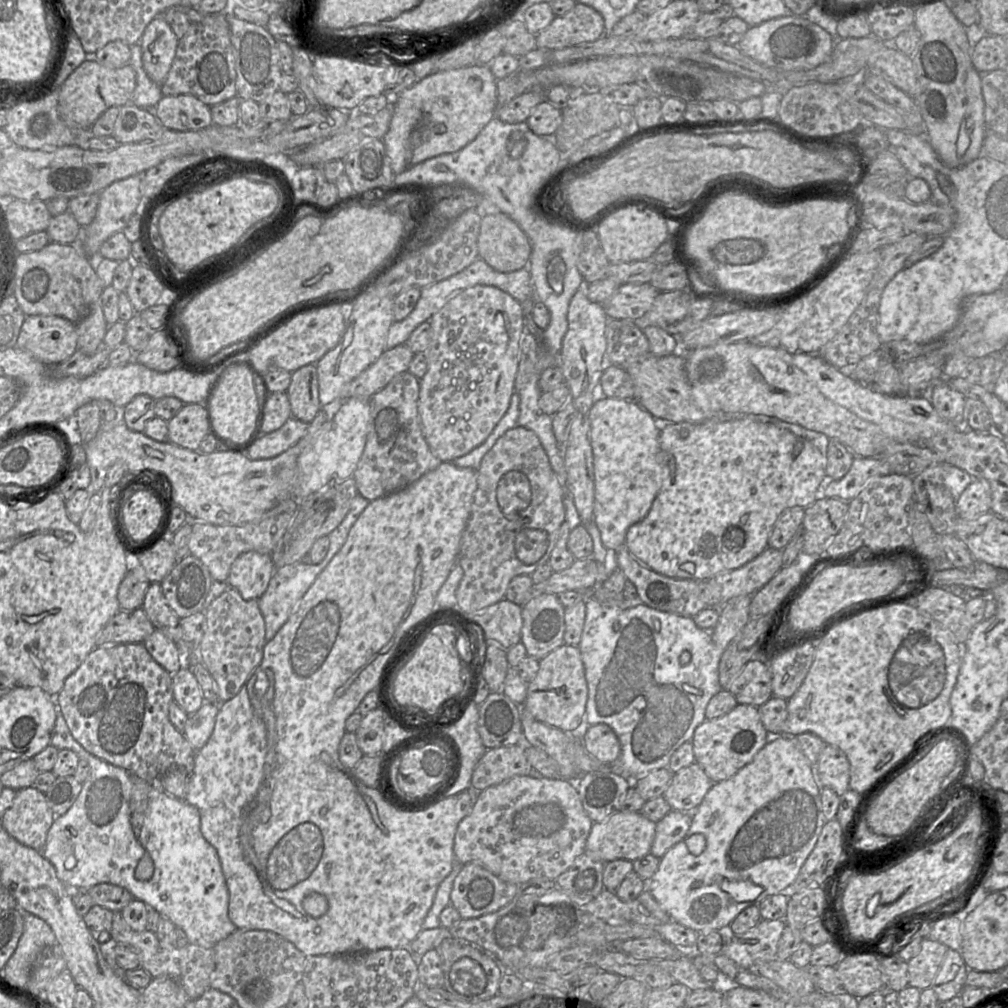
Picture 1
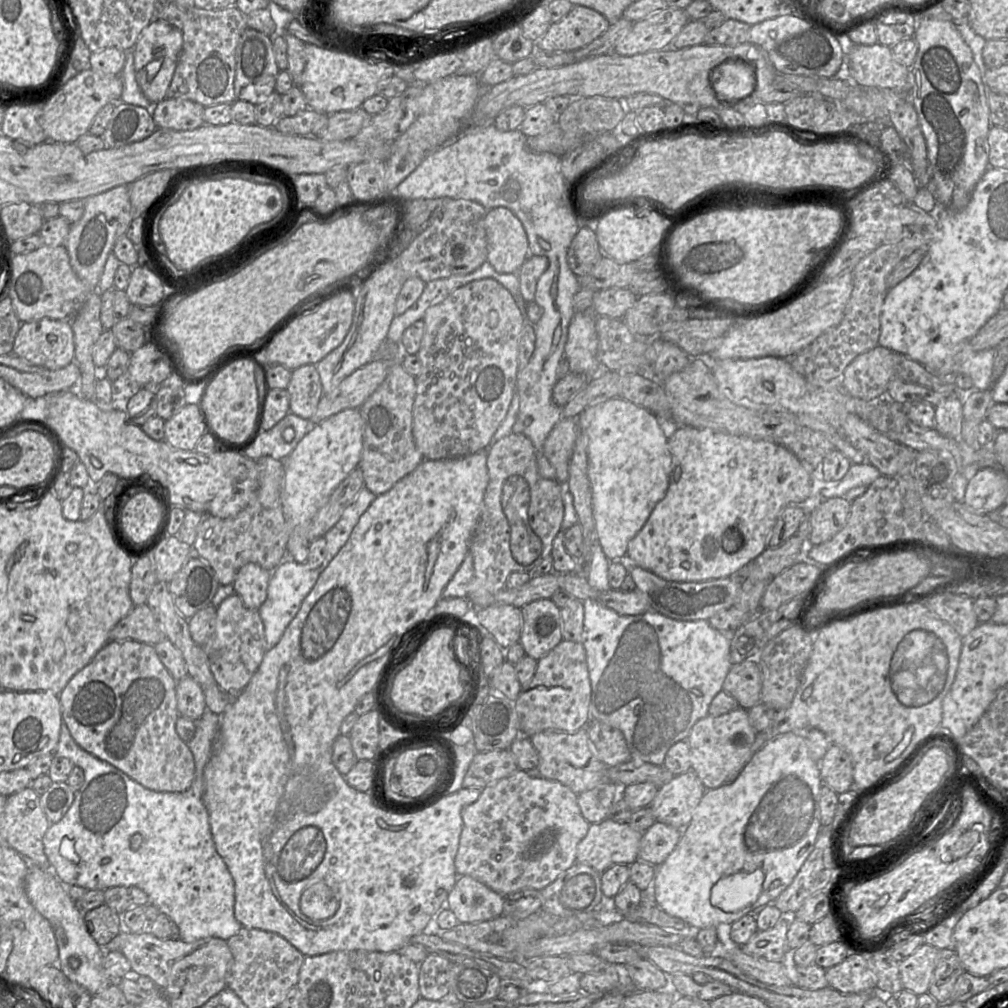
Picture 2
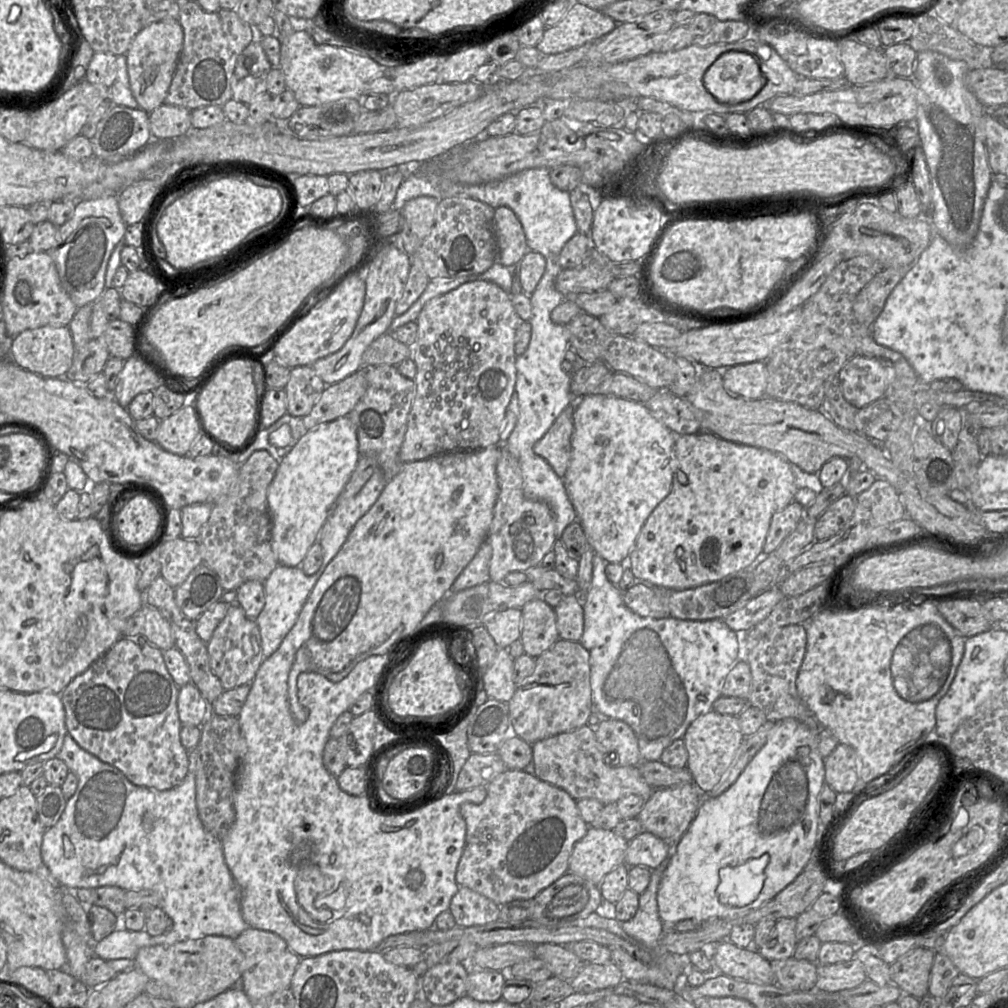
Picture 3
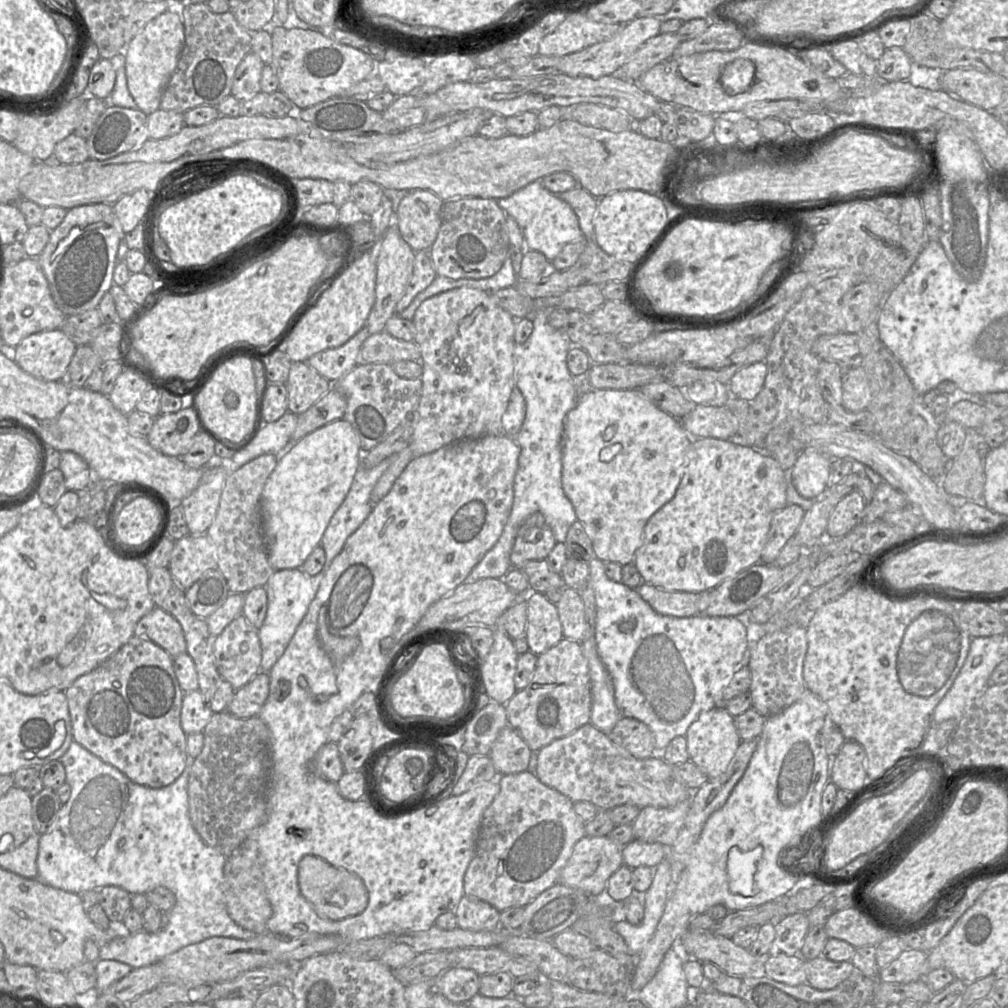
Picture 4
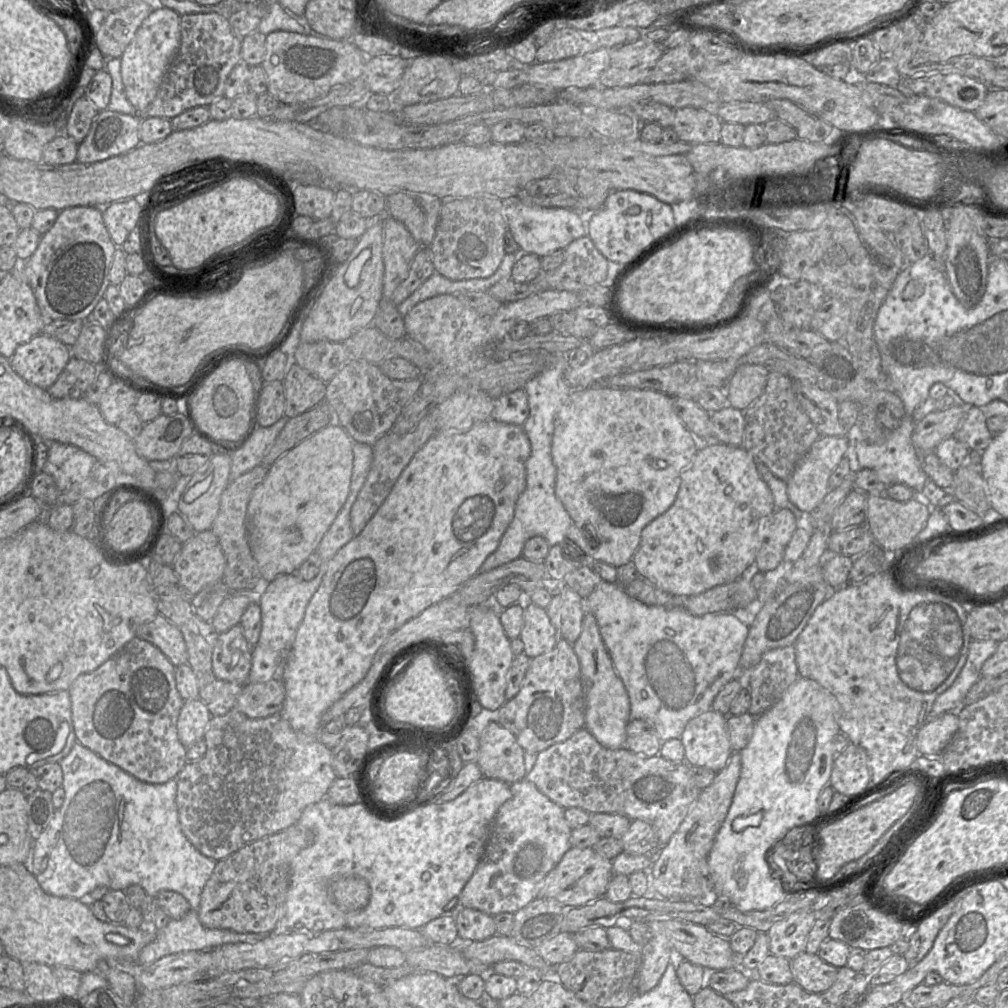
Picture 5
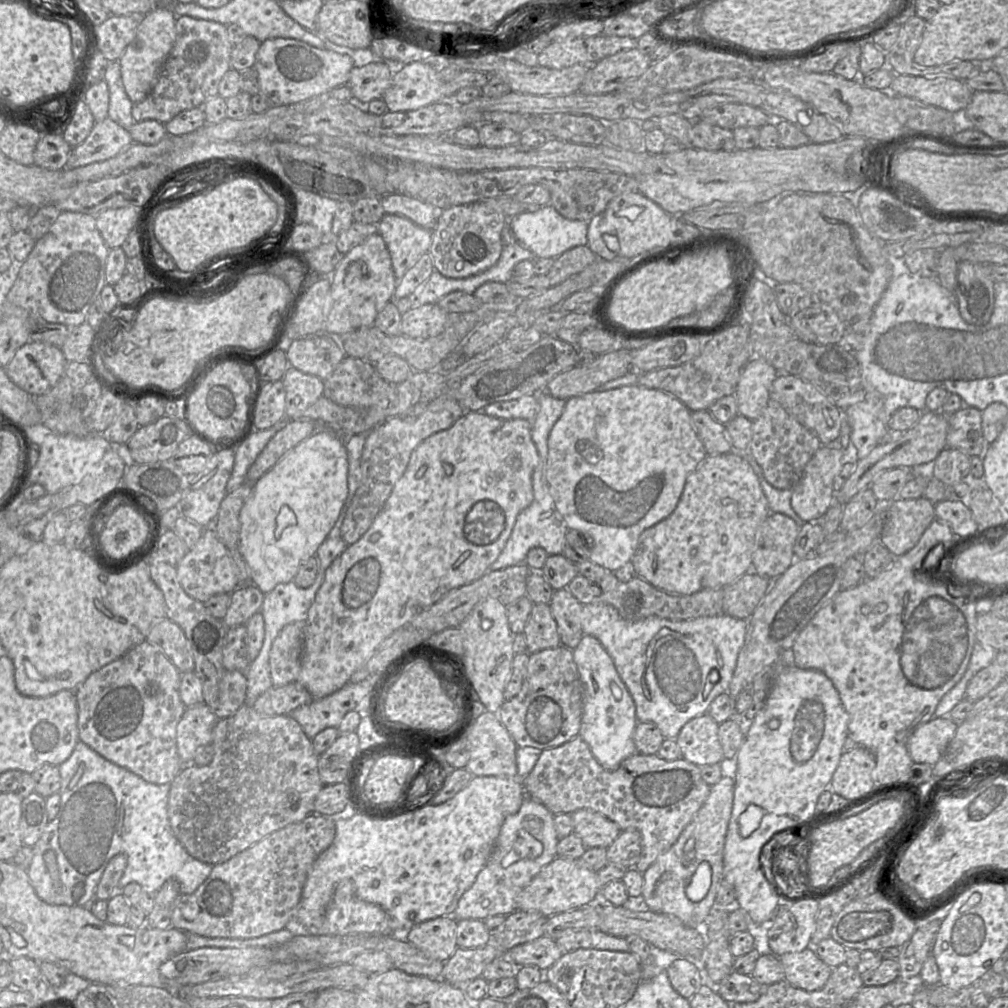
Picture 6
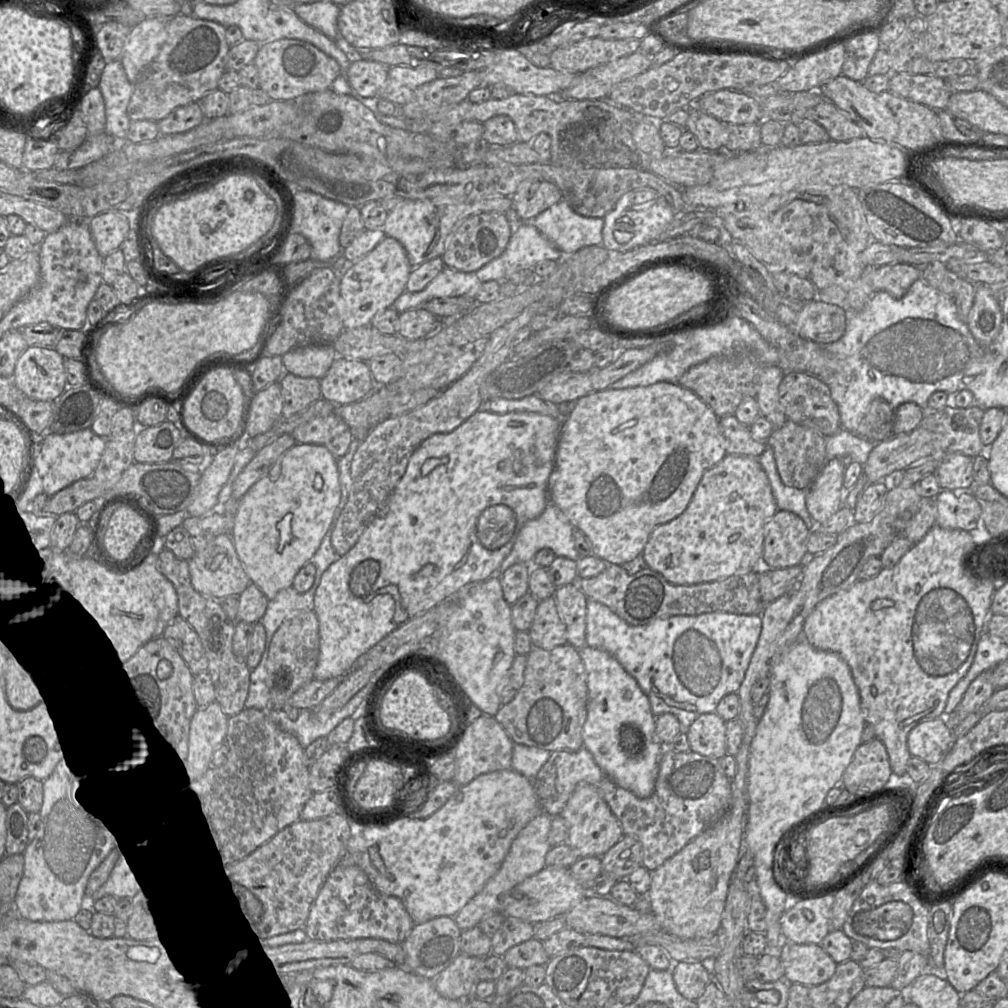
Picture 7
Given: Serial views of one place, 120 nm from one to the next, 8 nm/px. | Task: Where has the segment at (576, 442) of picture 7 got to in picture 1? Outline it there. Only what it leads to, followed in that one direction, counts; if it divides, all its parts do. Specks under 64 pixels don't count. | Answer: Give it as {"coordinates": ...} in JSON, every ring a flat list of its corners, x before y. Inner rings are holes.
{"coordinates":[[599,396,589,411,593,452,593,521,611,552,624,547,626,532,649,512,661,488,659,435,654,417,635,400]]}

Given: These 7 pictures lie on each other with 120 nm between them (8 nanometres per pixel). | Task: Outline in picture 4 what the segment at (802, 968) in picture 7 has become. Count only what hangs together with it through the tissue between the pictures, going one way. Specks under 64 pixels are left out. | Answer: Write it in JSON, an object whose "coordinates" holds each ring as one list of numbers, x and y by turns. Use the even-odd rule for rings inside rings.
{"coordinates":[[819,956,807,961,807,983,817,990,831,990,854,970,851,961,836,962]]}

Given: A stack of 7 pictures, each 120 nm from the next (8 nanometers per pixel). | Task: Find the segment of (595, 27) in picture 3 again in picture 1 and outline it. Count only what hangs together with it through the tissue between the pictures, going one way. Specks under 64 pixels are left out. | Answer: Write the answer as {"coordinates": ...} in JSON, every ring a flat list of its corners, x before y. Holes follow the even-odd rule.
{"coordinates":[[576,3,573,9,536,35,536,48,555,51,588,42,594,42,605,35,605,21,602,15,590,6]]}

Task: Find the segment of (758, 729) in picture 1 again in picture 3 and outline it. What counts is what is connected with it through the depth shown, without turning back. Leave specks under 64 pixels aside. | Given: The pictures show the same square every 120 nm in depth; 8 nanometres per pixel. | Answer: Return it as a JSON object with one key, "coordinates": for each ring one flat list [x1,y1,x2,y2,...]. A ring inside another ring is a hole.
{"coordinates":[[711,710,691,723,683,737,688,752,687,768,701,792,711,791,720,782,731,766,744,738,739,717,735,715,720,714]]}

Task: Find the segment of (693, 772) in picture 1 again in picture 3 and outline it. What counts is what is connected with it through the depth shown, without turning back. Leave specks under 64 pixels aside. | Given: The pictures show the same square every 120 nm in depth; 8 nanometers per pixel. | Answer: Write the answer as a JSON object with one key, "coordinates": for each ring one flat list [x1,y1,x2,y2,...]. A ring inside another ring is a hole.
{"coordinates":[[694,782,657,788,637,818,645,831,663,839,670,845,676,845,689,829,703,800,704,793,698,789]]}

